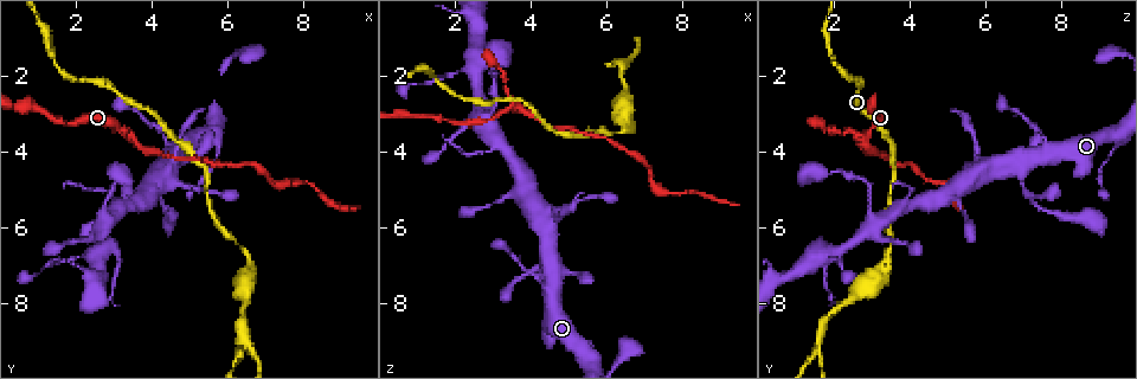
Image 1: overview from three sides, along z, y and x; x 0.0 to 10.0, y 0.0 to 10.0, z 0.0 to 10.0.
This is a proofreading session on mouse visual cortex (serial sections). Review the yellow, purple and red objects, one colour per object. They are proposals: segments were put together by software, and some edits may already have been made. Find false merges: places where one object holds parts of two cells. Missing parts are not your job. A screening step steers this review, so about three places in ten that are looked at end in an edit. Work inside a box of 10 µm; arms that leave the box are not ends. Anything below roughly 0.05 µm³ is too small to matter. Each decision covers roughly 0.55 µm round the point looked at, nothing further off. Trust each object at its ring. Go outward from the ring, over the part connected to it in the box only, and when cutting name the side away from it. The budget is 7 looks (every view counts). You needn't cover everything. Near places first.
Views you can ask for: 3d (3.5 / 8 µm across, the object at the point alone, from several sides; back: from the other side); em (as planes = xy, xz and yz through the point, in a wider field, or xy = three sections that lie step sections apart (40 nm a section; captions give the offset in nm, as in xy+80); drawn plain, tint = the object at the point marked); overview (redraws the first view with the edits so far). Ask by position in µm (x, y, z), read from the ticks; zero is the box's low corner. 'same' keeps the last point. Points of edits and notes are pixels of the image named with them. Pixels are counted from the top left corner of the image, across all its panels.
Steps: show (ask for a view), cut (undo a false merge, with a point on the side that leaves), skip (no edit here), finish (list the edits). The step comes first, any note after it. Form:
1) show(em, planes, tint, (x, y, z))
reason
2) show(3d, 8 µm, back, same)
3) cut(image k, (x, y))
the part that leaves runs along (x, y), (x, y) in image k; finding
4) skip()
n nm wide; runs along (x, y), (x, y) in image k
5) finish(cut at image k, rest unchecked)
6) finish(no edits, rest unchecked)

show(3d, 3.5 µm, (4.55, 4.25, 7.00))
thin arm on a thick one

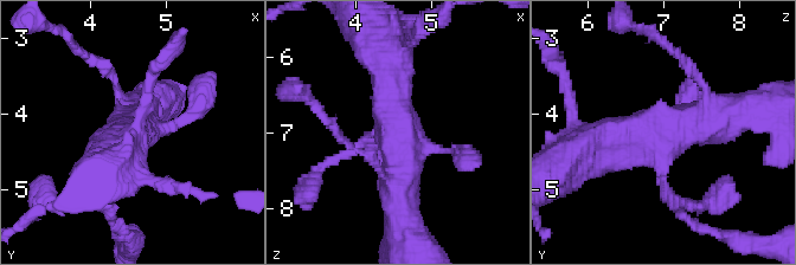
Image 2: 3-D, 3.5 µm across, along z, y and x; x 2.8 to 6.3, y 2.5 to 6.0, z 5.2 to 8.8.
show(em, xy, step 2, tint, (4.50, 4.25, 7.00))

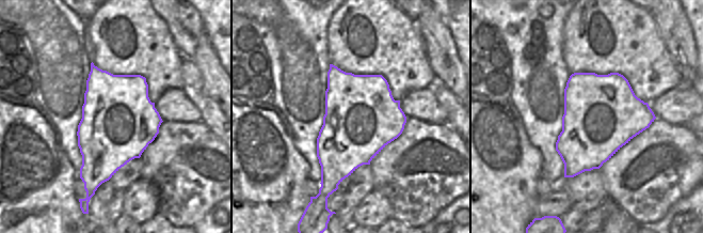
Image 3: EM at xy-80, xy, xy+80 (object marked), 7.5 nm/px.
show(em, planes, tint, same)
cut it another way

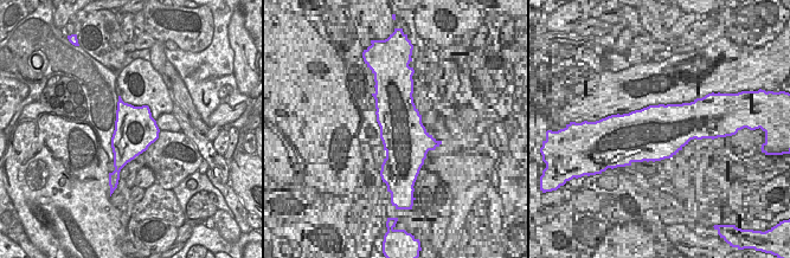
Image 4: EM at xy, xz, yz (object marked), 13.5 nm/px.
skip()
runs along (756, 110), (607, 143) in image 2; continuous, no second cell

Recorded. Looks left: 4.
show(3d, 3.5 µm, (2.85, 5.90, 3.10))
sharp bend

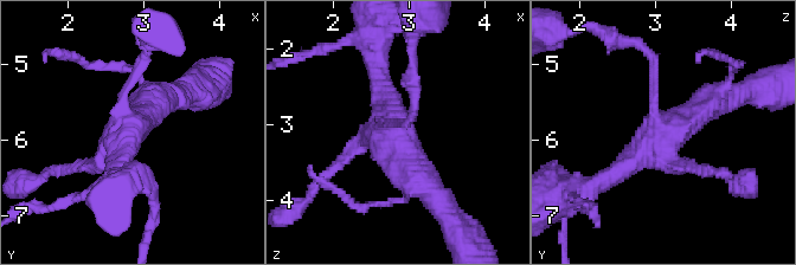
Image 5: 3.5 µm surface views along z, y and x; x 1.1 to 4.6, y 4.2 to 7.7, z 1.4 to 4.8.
show(em, xy, step 2, tint, (2.80, 5.85, 3.15))
4 arms; arms of 100, 200, 300, 400 nm

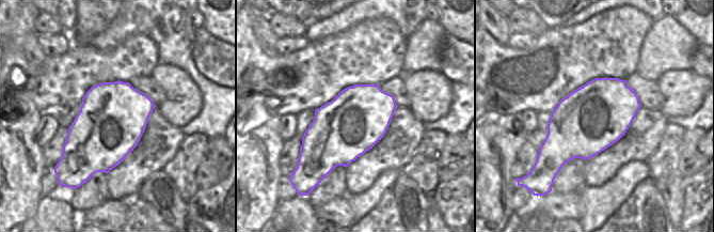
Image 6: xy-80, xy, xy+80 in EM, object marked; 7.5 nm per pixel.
skip()
runs along (724, 98), (684, 116), (608, 178) in image 5; continuous, no second cell

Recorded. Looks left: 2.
show(3d, 3.5 µm, (3.50, 3.65, 2.80))
three-way junction

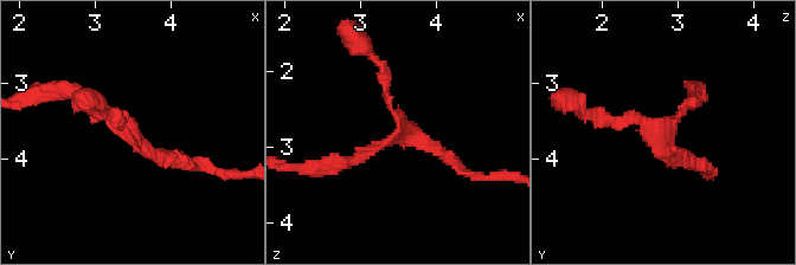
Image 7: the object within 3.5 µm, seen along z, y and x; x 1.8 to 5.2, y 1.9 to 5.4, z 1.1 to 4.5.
show(em, xy, step 2, tint, (3.45, 3.55, 2.80))

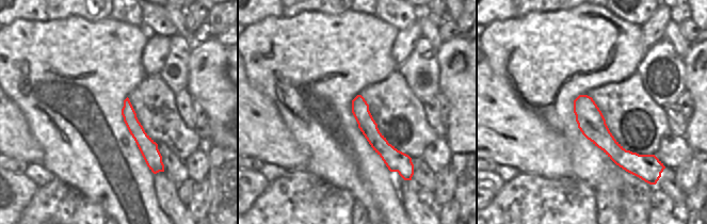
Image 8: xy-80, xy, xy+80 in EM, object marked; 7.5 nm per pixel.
skip()
130 nm wide; runs along (334, 163), (399, 128), (382, 70) in image 7; all the same cell

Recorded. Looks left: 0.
finish(no edits, rest unchecked)

